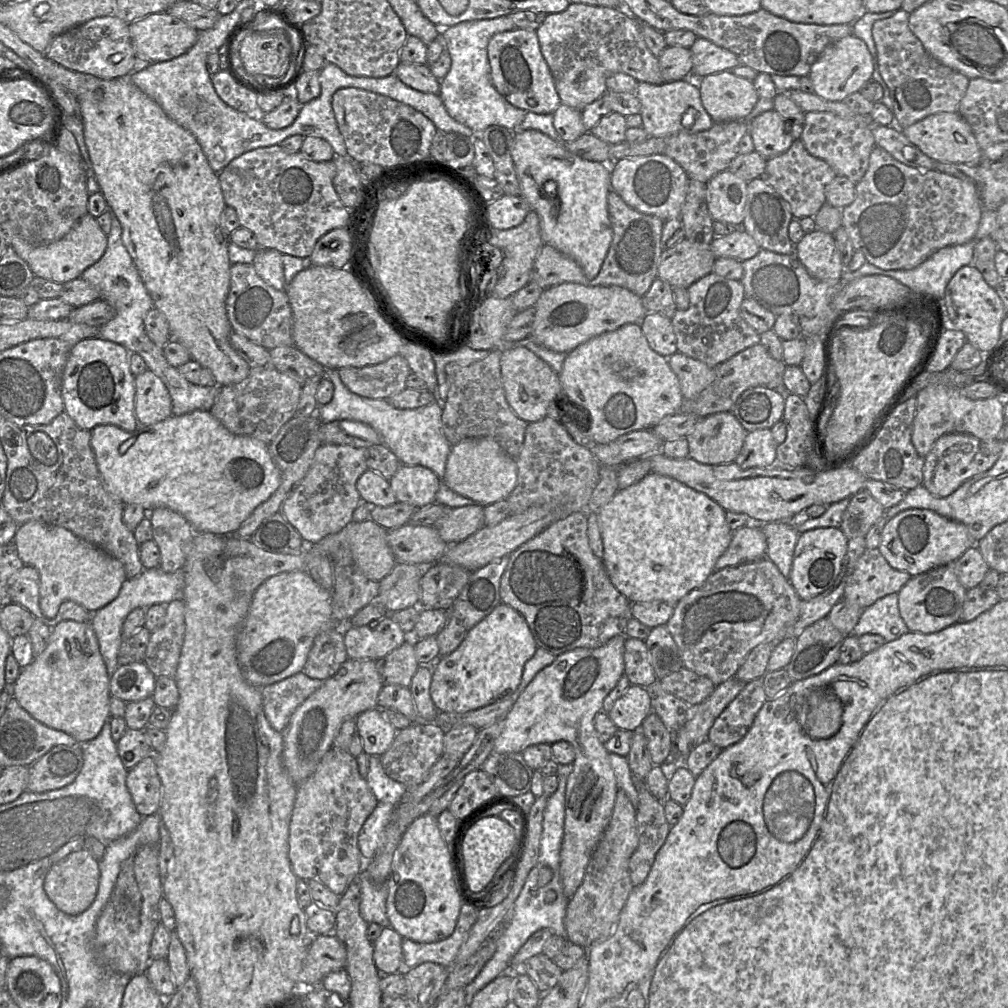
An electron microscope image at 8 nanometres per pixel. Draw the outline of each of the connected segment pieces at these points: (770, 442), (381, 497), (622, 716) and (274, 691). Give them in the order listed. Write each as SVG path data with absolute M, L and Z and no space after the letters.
M770 429L749 432L734 462L742 469L775 466L777 447Z
M369 468L357 480L356 488L361 501L371 507L386 507L398 502L389 480Z
M630 685L608 712L610 719L620 730L640 730L644 719L652 712L652 694L649 689Z
M300 672L274 684L262 687L261 694L264 714L270 725L279 733L283 733L289 724L291 715L311 694L317 691L322 684L323 681L310 678L303 672Z

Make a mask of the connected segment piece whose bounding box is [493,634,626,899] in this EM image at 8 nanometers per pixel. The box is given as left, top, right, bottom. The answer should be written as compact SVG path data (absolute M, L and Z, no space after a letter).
M619 634L611 638L606 644L599 648L595 649L587 649L587 648L576 648L571 651L567 651L557 656L555 660L547 667L542 669L538 674L534 677L534 679L529 683L529 685L525 688L525 690L520 694L512 708L504 717L504 727L498 738L496 739L493 746L493 753L497 754L505 754L505 753L521 753L527 747L537 744L554 744L559 741L566 741L572 745L575 751L575 759L572 763L572 772L569 774L567 778L566 791L565 791L565 820L564 820L564 835L560 850L560 878L563 886L564 895L566 898L571 899L579 886L581 885L586 868L590 861L590 858L601 840L609 822L611 819L611 815L614 809L615 798L618 791L617 781L613 769L610 765L609 761L609 752L606 750L604 744L598 737L597 731L594 727L594 717L595 715L602 711L602 705L605 697L609 694L609 692L616 686L617 682L624 674L625 664L624 664L624 644L626 641L626 636L624 634Z

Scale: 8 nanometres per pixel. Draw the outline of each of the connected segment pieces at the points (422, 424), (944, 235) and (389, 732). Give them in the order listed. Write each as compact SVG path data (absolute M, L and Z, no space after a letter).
M326 369L326 377L333 383L334 393L332 399L327 404L318 406L317 403L315 414L321 423L328 423L335 420L352 420L370 425L378 432L382 438L382 443L397 456L401 464L424 466L432 470L438 476L440 486L435 497L436 503L442 504L445 507L462 507L476 504L472 499L461 496L451 490L444 482L447 459L452 446L443 433L442 403L434 401L426 406L415 409L400 409L391 405L387 399L372 399L351 392L341 381L338 369Z
M875 147L870 154L868 169L856 184L855 200L841 209L842 226L854 251L862 252L870 264L883 270L910 270L944 247L971 241L979 227L982 211L979 191L973 182L936 170L910 167L880 147Z
M372 708L356 717L356 734L363 743L363 752L381 757L392 745L397 730L380 708Z

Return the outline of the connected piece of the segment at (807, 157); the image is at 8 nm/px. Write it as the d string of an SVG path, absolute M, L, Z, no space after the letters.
M794 140L784 153L767 160L761 175L790 206L794 219L814 217L826 203L825 189L836 177L834 170L824 160L811 155L801 140Z

